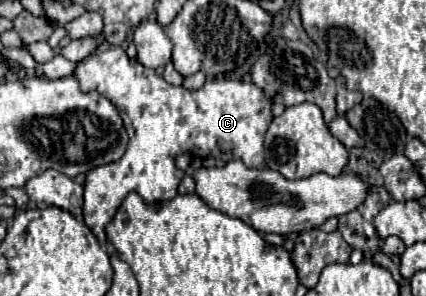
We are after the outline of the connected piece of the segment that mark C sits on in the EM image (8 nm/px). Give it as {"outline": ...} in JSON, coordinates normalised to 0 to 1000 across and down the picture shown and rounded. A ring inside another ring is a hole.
{"outline":[[[254,159],[239,166],[235,179],[216,179],[197,206],[183,213],[174,260],[188,280],[188,301],[197,314],[207,307],[230,307],[239,328],[263,341],[263,355],[277,368],[291,436],[300,449],[300,497],[291,524],[268,544],[249,551],[235,564],[221,564],[202,584],[202,618],[197,618],[197,753],[211,767],[211,780],[230,801],[235,821],[249,821],[249,760],[263,747],[272,726],[277,699],[286,693],[291,666],[300,652],[324,652],[343,693],[380,686],[404,672],[418,645],[418,618],[434,584],[411,557],[413,524],[423,517],[446,517],[455,530],[484,530],[502,524],[516,530],[521,544],[540,537],[568,537],[582,564],[620,564],[620,456],[629,443],[629,422],[638,416],[638,375],[634,375],[634,341],[596,280],[573,280],[535,260],[507,260],[507,267],[484,267],[484,280],[460,301],[441,307],[427,287],[404,287],[390,280],[380,260],[366,253],[362,233],[343,233],[329,213],[305,213],[296,172],[286,159]]]}

